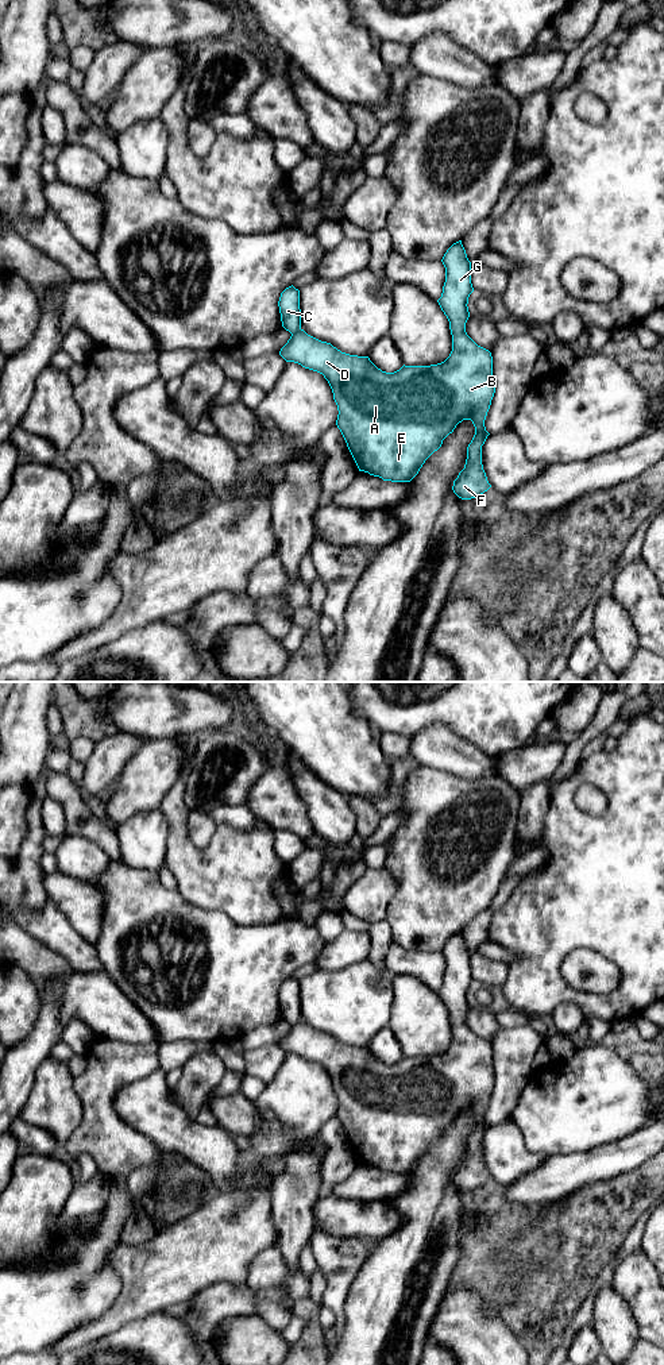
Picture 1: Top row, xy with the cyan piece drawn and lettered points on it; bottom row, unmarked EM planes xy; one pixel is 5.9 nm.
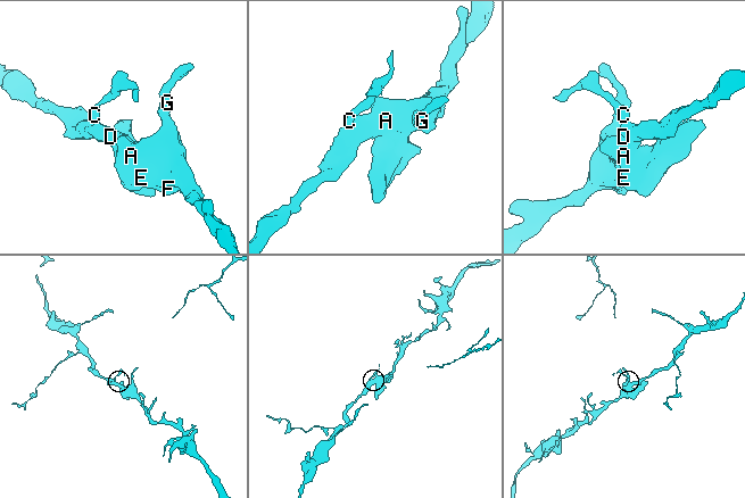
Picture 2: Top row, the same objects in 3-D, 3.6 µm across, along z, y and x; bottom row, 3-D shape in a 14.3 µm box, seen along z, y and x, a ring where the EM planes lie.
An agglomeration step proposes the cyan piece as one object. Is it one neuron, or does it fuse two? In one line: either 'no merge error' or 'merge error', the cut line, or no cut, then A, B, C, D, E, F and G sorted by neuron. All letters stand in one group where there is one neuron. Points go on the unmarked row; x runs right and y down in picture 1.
merge error; cut in xy along (300, 1020), (292, 1026); A B D E F G / C

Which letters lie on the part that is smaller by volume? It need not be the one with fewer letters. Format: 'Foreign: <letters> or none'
Foreign: C

